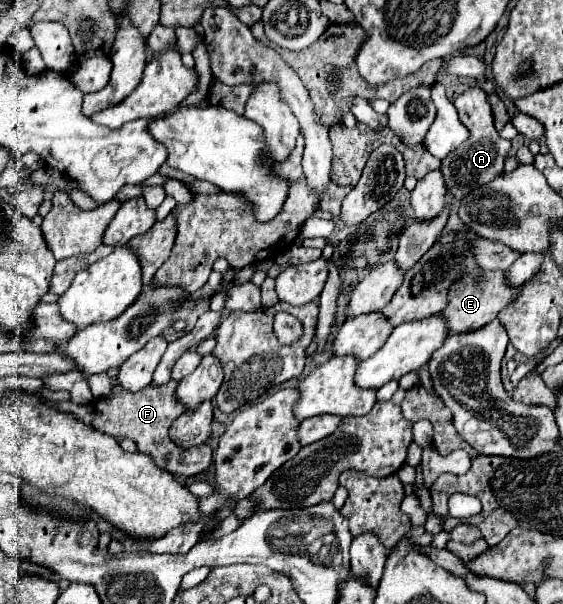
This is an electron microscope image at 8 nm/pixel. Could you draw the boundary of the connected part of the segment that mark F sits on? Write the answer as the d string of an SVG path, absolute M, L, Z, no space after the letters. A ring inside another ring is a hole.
M119 370L107 372L107 376L113 382L113 392L109 398L93 400L91 404L87 404L87 410L85 410L85 406L73 406L71 402L55 402L55 408L63 410L63 412L73 412L85 424L91 424L103 432L107 430L107 434L115 436L117 440L121 440L121 436L133 438L141 452L151 454L155 458L157 466L171 470L173 474L187 478L187 476L207 470L211 466L211 458L213 458L213 454L211 454L213 450L207 444L183 450L181 446L175 446L167 434L173 418L177 418L183 412L183 404L177 402L177 398L175 398L175 388L179 382L169 380L167 384L161 384L161 386L151 384L139 392L129 392L129 390L123 390L123 386L119 386L119 380L115 378L115 374L119 374Z

